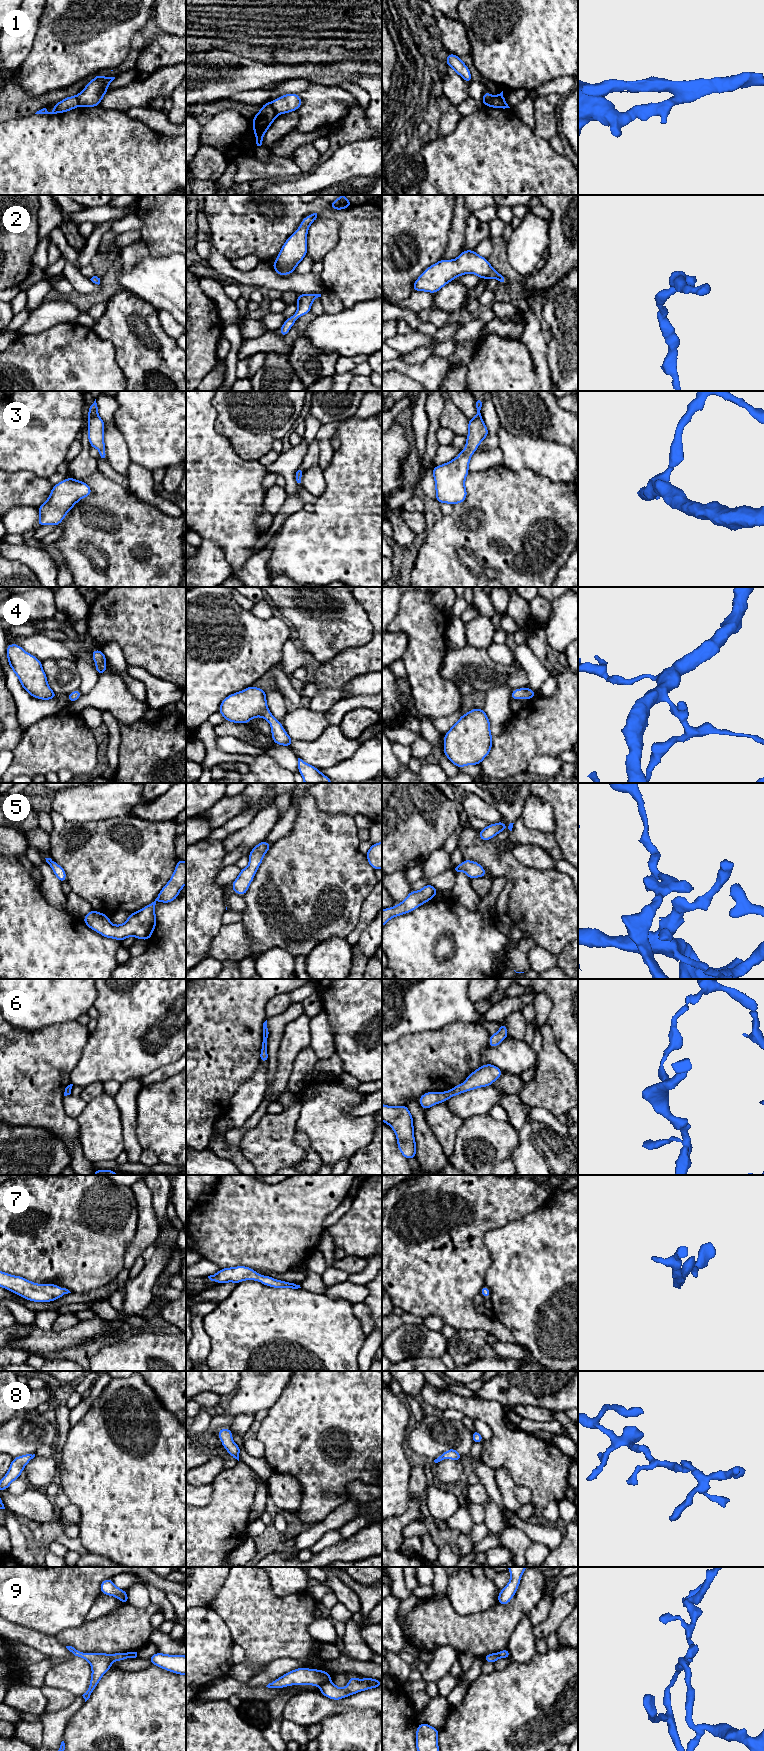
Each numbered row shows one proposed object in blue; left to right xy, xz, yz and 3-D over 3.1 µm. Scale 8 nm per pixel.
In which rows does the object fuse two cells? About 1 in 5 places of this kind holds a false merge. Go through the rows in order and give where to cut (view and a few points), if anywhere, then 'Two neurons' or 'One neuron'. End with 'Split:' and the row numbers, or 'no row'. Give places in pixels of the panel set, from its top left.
1: Split along xz (270, 102), (277, 114). Two neurons
2: No split. One neuron
3: No split. One neuron
4: No split. One neuron
5: No split. One neuron
6: No split. One neuron
7: No split. One neuron
8: No split. One neuron
9: Split along xz (330, 1680), (319, 1685). Two neurons
Split: 1, 9

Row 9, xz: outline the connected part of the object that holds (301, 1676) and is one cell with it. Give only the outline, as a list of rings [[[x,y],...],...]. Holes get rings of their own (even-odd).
[[[297,1668],[269,1683],[268,1688],[284,1688],[290,1685],[320,1686],[331,1681],[331,1675],[323,1670]]]

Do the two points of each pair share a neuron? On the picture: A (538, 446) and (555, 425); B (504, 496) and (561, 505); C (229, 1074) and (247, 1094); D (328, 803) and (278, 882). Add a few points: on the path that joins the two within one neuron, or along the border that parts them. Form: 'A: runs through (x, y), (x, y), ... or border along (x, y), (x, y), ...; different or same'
A: border along (522, 436), (541, 436), (567, 446); different
B: runs through (518, 501), (547, 501); same
C: border along (257, 1069), (238, 1087), (229, 1106); different
D: border along (308, 793), (320, 811), (345, 815); different

